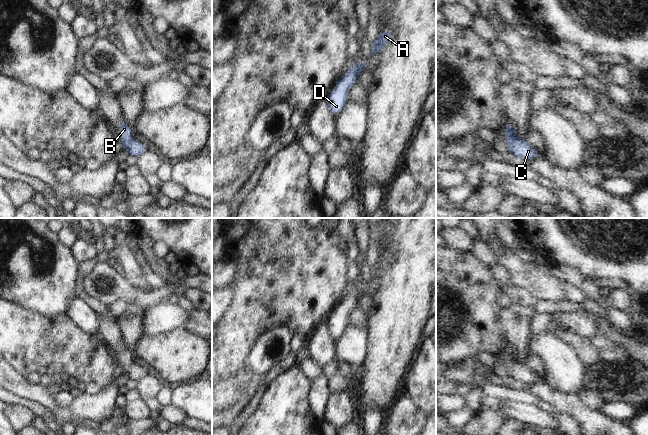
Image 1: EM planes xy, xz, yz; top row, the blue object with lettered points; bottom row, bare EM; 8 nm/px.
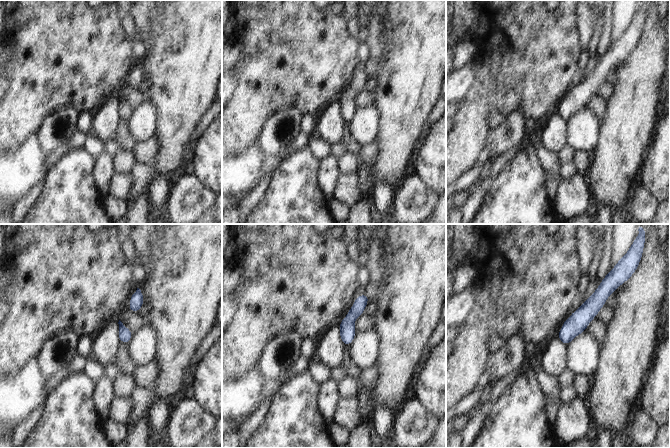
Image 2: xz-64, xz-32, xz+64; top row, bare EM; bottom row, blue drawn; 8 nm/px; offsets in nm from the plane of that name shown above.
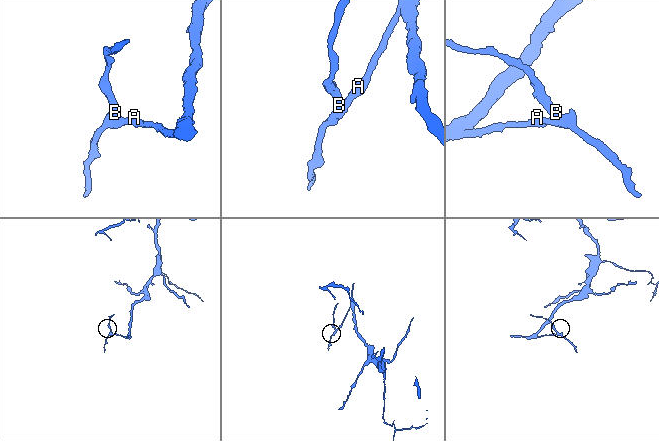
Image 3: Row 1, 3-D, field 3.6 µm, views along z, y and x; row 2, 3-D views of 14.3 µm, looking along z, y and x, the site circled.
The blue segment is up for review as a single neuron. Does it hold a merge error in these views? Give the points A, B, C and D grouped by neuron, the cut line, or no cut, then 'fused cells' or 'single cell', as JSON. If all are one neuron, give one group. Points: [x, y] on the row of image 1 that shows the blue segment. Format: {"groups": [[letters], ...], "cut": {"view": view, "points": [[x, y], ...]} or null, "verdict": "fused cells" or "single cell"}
{"groups": [["A", "B", "C", "D"]], "cut": null, "verdict": "single cell"}

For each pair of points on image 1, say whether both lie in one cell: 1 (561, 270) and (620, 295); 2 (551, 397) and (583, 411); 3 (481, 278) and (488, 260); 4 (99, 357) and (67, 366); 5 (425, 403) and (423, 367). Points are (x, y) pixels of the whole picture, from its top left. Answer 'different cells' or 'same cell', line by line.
1: same cell
2: same cell
3: different cells
4: same cell
5: same cell

